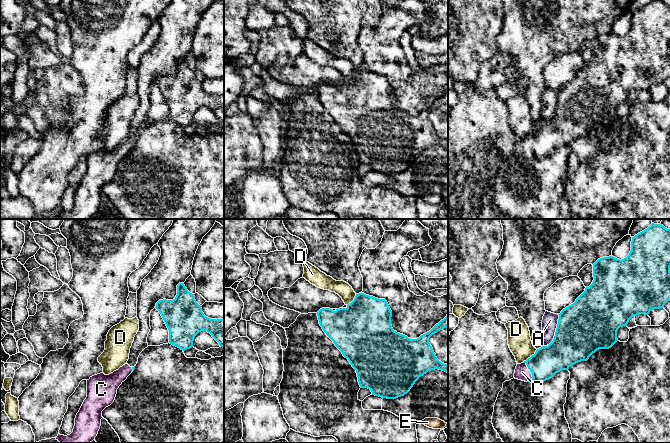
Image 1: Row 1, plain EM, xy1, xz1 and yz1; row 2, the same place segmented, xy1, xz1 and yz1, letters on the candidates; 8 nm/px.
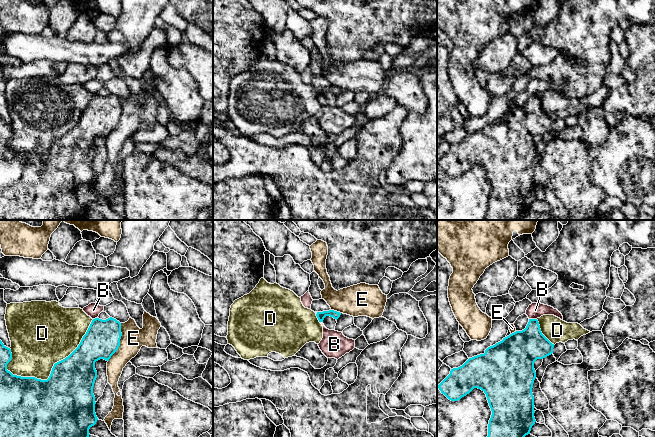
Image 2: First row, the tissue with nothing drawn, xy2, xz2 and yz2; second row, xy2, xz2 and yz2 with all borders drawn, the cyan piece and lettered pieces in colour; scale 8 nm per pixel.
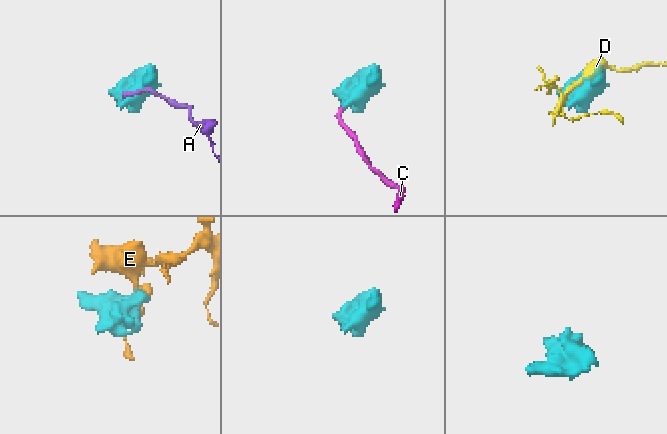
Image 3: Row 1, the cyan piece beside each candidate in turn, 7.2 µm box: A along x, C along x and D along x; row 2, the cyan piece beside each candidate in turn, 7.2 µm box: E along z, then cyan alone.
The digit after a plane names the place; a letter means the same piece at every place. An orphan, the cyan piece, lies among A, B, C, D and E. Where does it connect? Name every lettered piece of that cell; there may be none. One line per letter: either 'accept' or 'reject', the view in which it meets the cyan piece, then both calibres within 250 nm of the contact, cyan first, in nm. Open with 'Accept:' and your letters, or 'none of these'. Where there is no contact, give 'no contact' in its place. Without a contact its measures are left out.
Accept: C
A: reject; contact in yz1; calibres 420 and 130 nm
B: reject; contact in yz2; calibres 280 and 120 nm
C: accept; contact in yz1; calibres 240 and 120 nm
D: reject; contact in xy2; calibres 400 and 460 nm
E: reject; contact in xy2; calibres 280 and 190 nm

